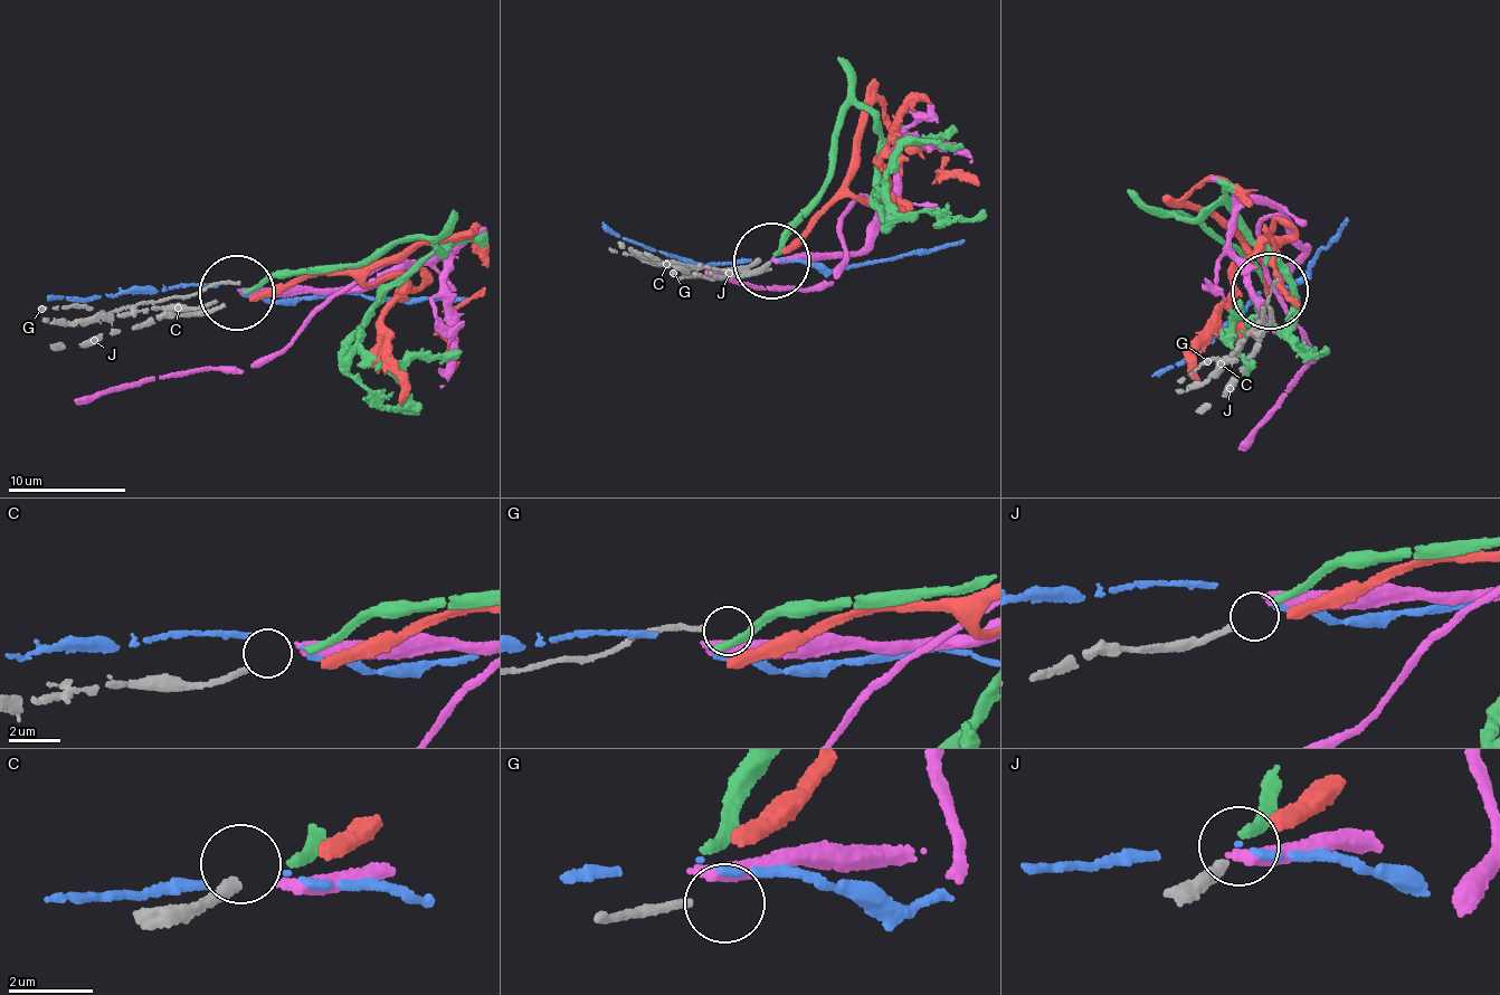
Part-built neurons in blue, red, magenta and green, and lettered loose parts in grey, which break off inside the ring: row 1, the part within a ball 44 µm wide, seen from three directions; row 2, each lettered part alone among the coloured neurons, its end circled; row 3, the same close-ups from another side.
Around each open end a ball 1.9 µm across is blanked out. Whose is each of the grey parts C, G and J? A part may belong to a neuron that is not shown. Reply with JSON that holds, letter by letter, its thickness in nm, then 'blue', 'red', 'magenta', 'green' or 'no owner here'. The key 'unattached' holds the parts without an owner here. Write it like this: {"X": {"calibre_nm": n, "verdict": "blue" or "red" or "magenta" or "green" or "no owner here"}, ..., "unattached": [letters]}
{"C": {"calibre_nm": 240, "verdict": "no owner here"}, "G": {"calibre_nm": 190, "verdict": "no owner here"}, "J": {"calibre_nm": 260, "verdict": "no owner here"}, "unattached": ["C", "G", "J"]}

